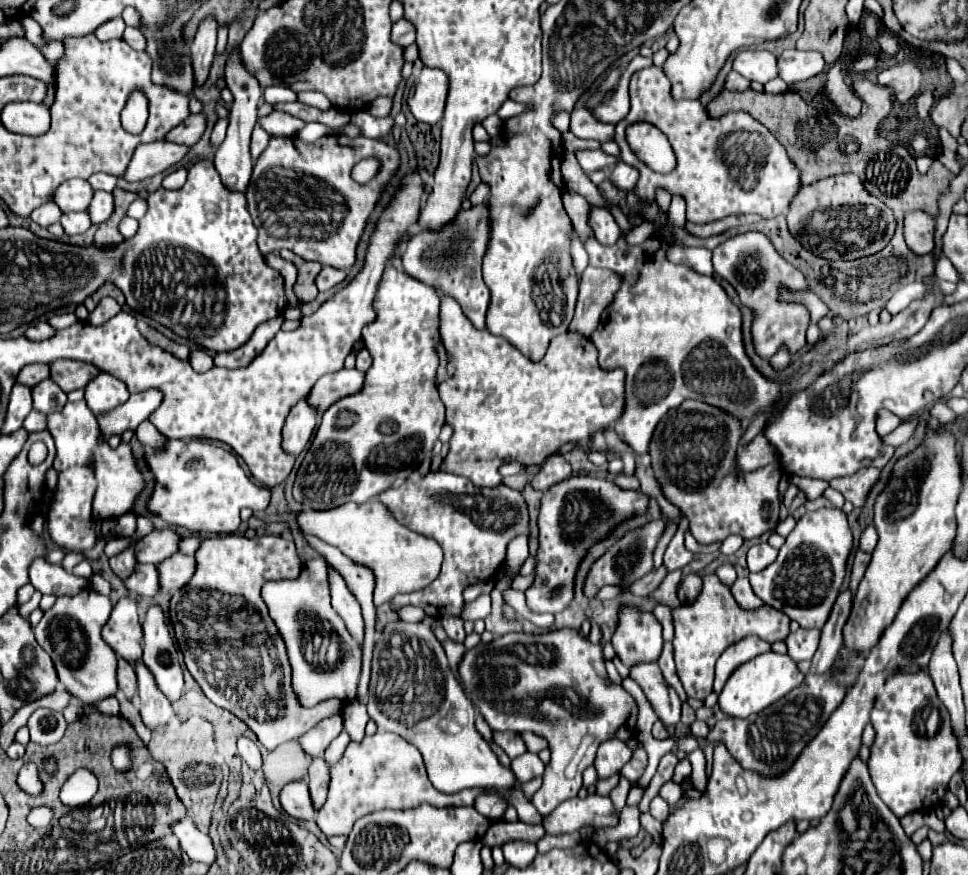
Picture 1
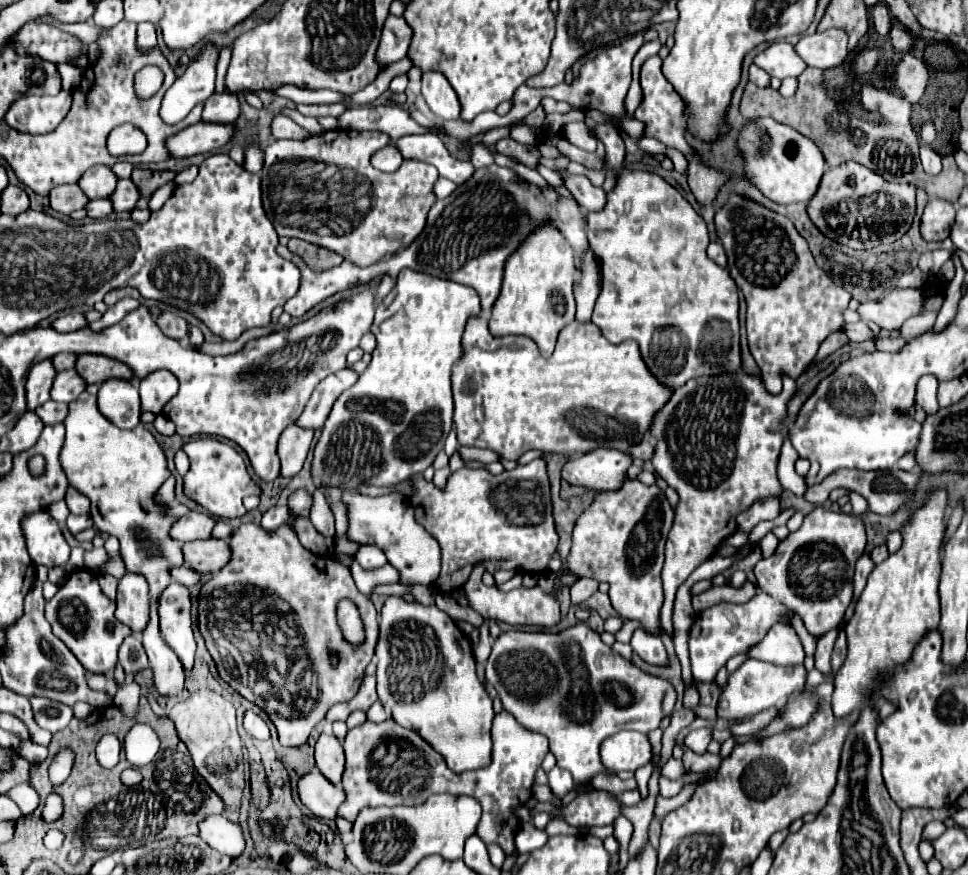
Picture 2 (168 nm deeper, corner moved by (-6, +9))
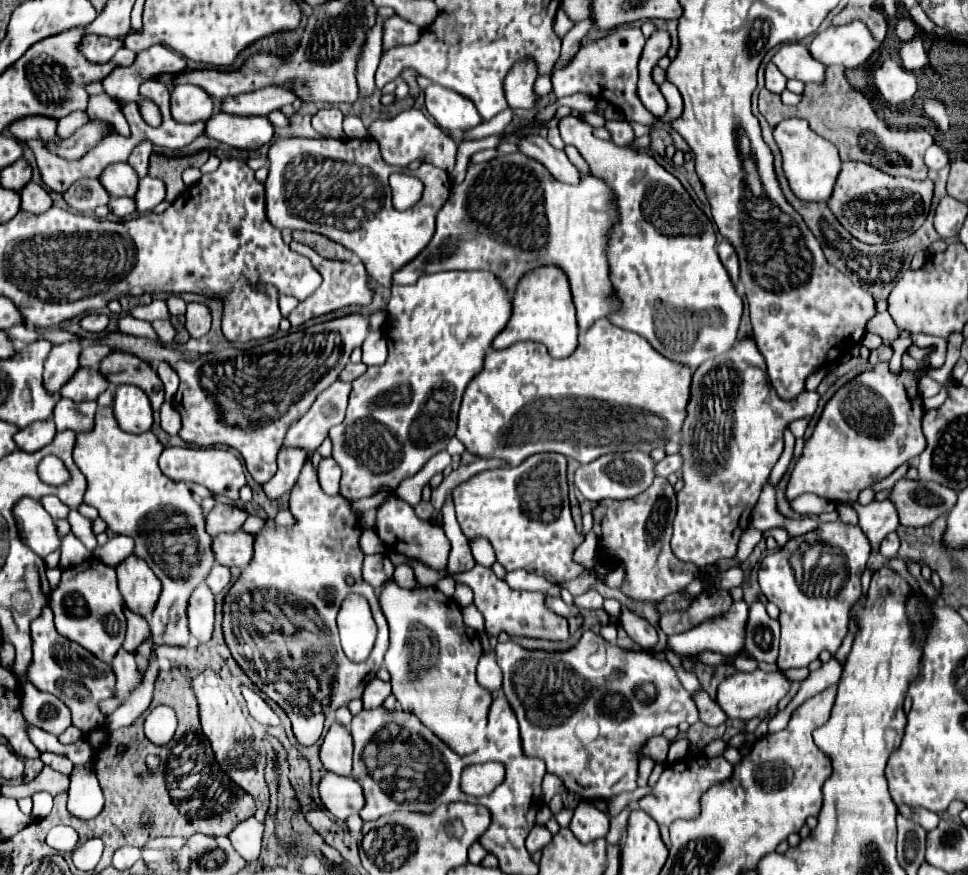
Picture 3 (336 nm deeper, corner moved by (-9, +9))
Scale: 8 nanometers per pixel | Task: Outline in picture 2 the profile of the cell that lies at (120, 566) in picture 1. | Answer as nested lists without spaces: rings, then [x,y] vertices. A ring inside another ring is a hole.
[[[83,392],[75,402],[69,404],[69,418],[65,418],[65,428],[67,428],[67,436],[65,436],[65,444],[61,448],[61,466],[69,478],[69,484],[79,490],[81,494],[85,494],[91,500],[91,518],[97,530],[117,536],[121,542],[121,554],[125,560],[125,566],[129,572],[137,572],[143,574],[149,582],[151,588],[151,620],[147,624],[147,628],[143,630],[143,646],[145,652],[149,656],[151,668],[153,668],[153,686],[159,694],[163,696],[177,696],[183,690],[183,678],[185,678],[185,670],[183,664],[179,660],[179,656],[165,644],[161,630],[159,630],[159,616],[157,616],[157,606],[159,606],[159,596],[161,592],[173,582],[171,578],[171,568],[179,568],[185,564],[183,558],[183,542],[177,542],[169,536],[171,526],[179,520],[177,516],[165,514],[169,510],[169,506],[161,506],[155,502],[155,494],[159,490],[159,486],[171,476],[169,468],[167,468],[167,460],[165,454],[161,450],[161,446],[157,444],[157,440],[153,438],[153,434],[139,424],[135,430],[119,430],[117,426],[113,426],[99,410],[97,410],[97,398]]]

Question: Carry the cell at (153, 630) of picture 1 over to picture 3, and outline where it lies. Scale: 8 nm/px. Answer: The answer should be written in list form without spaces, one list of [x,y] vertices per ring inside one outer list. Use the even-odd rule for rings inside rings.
[[[200,584],[188,598],[188,632],[196,640],[210,640],[214,624],[214,594]]]

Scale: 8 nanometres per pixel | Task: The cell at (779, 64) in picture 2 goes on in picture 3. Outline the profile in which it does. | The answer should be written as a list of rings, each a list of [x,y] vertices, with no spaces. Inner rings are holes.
[[[800,42],[782,44],[782,48],[772,56],[772,62],[786,78],[796,78],[802,82],[822,82],[826,66],[816,62],[808,48]]]

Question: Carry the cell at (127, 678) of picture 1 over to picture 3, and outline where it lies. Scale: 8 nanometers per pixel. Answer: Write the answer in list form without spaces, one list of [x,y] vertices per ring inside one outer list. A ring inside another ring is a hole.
[[[124,606],[124,614],[126,614],[126,620],[128,620],[128,632],[126,632],[124,648],[130,654],[138,654],[136,648],[144,642],[144,638],[148,634],[148,620],[142,618],[142,616],[132,614],[126,606]]]

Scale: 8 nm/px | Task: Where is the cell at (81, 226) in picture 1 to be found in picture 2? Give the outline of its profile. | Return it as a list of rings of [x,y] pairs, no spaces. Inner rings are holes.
[[[91,200],[89,206],[87,206],[89,218],[97,218],[97,220],[107,218],[107,216],[111,216],[113,212],[115,212],[115,210],[113,210],[113,204],[111,204],[109,200]]]

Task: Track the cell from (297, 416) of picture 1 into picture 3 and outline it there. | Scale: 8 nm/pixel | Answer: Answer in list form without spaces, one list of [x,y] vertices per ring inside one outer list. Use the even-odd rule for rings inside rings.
[[[280,448],[278,472],[274,474],[274,478],[270,482],[264,484],[264,492],[268,494],[268,498],[276,500],[282,494],[292,490],[292,486],[298,480],[298,474],[306,462],[306,456],[308,456],[308,452],[300,450],[300,448]]]

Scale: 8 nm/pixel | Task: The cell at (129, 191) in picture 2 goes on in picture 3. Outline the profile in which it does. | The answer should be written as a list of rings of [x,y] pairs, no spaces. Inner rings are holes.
[[[150,176],[140,178],[140,186],[134,194],[136,210],[138,212],[150,212],[154,206],[158,206],[164,200],[164,194],[166,194],[166,188],[164,188],[162,180],[150,178]]]

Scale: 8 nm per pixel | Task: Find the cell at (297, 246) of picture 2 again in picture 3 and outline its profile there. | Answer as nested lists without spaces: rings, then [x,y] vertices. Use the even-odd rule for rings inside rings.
[[[292,232],[296,242],[302,242],[306,246],[310,246],[312,250],[316,250],[320,256],[328,258],[328,260],[352,260],[352,252],[346,250],[344,246],[320,236],[320,234],[312,234],[312,232]]]

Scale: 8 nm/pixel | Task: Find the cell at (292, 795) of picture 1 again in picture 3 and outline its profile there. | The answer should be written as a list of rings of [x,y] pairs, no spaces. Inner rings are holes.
[[[324,772],[318,782],[318,792],[322,806],[338,820],[346,820],[350,814],[356,814],[364,806],[362,788],[350,776]]]

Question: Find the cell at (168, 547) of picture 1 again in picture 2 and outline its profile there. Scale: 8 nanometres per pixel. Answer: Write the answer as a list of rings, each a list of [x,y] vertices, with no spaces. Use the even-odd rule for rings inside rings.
[[[191,512],[189,516],[183,516],[171,528],[171,536],[181,542],[189,542],[189,540],[197,540],[197,538],[211,538],[215,522],[217,522],[217,518],[211,514]]]

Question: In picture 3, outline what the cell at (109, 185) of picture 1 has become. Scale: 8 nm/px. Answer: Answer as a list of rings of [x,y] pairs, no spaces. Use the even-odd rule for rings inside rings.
[[[144,142],[138,148],[134,148],[134,152],[128,158],[128,164],[136,170],[136,174],[140,174],[140,178],[146,176],[146,172],[148,172],[148,158],[150,158],[150,154],[152,154],[152,144]]]

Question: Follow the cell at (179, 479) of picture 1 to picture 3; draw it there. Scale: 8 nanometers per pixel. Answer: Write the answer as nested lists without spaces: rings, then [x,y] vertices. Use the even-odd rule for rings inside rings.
[[[166,448],[160,456],[162,472],[172,480],[196,482],[206,486],[216,496],[226,496],[236,502],[240,496],[240,488],[246,484],[246,474],[240,460],[230,450],[214,450],[214,448]]]

